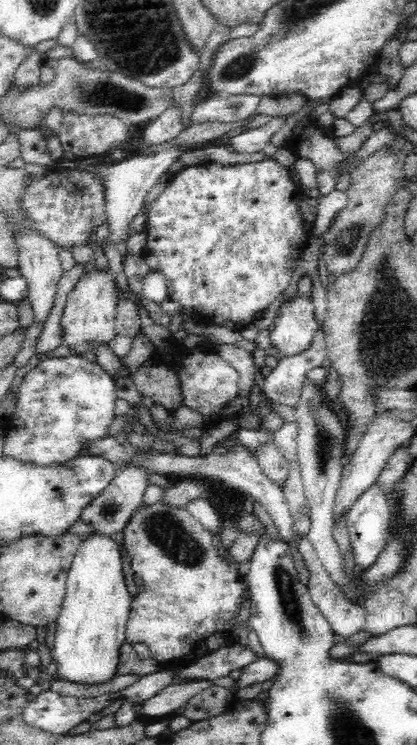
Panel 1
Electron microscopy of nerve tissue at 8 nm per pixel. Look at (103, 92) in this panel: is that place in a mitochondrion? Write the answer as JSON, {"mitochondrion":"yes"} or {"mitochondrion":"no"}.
{"mitochondrion":"yes"}

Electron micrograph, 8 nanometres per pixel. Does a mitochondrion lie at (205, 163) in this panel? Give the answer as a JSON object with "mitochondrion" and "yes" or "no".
{"mitochondrion":"no"}

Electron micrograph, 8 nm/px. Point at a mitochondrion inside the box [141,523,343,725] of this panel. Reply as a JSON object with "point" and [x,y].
{"point":[285,585]}

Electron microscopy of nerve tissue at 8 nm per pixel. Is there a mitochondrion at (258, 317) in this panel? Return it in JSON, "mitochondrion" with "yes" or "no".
{"mitochondrion":"no"}

